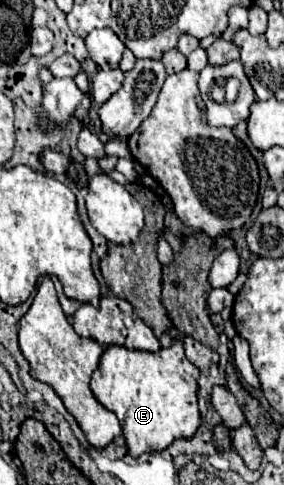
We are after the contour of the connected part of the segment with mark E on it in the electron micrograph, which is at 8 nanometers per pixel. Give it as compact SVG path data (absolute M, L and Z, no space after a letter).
M179 339L169 349L157 353L111 345L91 377L91 391L105 409L117 415L129 455L139 457L149 451L163 451L175 439L195 435L201 425L197 409L197 379L199 369L185 357Z

